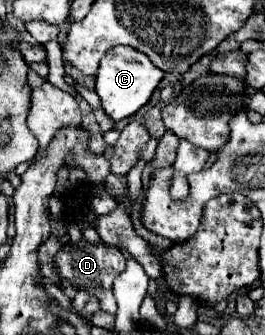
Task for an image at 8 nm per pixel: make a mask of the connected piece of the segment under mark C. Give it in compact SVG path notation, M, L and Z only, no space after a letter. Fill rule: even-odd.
M113 47L99 61L99 71L95 75L95 93L99 95L101 107L107 117L111 117L113 121L121 121L135 115L149 101L163 75L165 73L159 71L147 59L147 55L141 55L133 47Z

